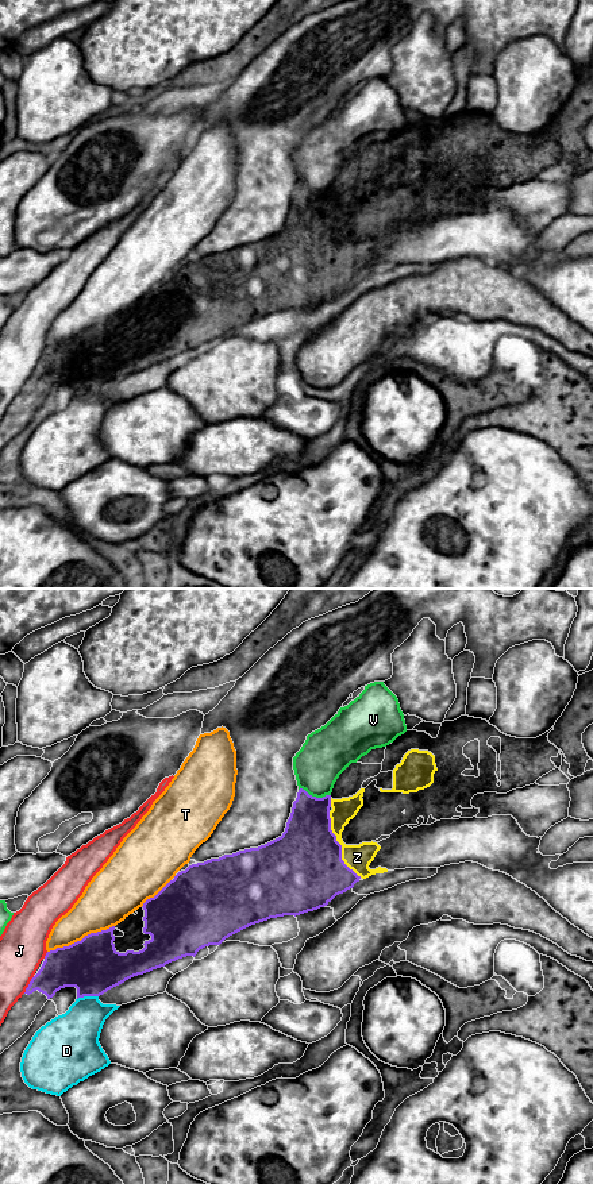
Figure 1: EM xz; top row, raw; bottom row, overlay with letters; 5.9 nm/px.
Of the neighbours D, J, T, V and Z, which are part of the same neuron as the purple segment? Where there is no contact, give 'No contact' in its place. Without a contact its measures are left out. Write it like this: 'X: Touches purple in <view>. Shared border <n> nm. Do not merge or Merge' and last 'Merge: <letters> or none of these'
D: Touches purple in xz. Shared border 130 nm. Do not merge
J: Touches purple in xz. Shared border 120 nm. Do not merge
T: Touches purple in xz. Shared border 440 nm. Do not merge
V: Touches purple in xz. Shared border 200 nm. Do not merge
Z: Touches purple in xz. Shared border 440 nm. Merge
Merge: Z

